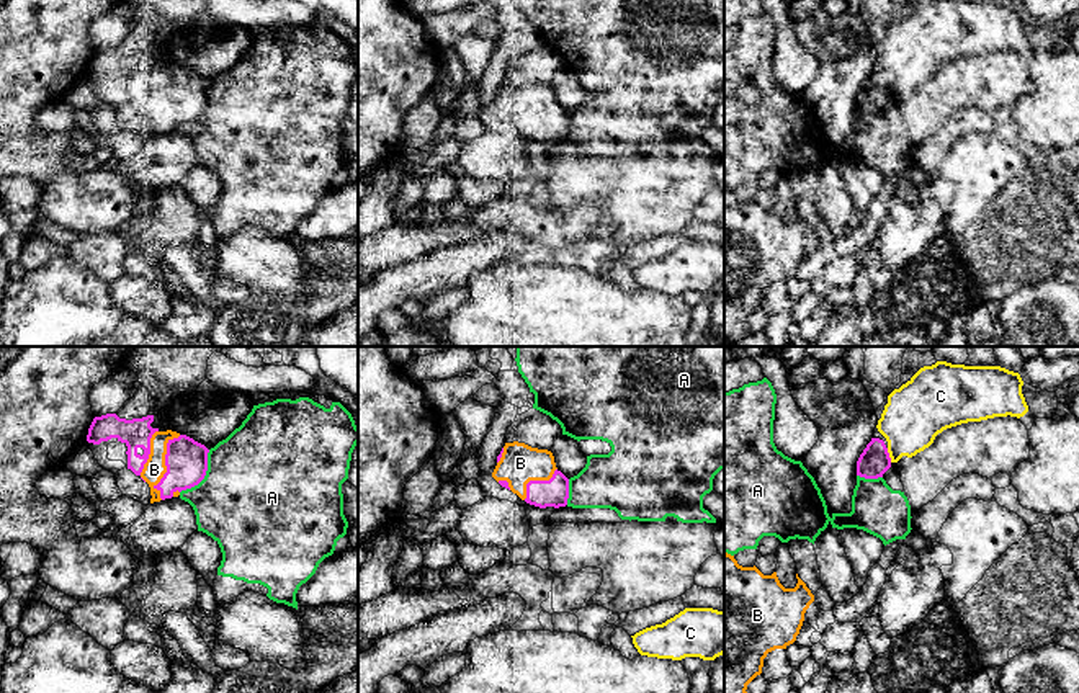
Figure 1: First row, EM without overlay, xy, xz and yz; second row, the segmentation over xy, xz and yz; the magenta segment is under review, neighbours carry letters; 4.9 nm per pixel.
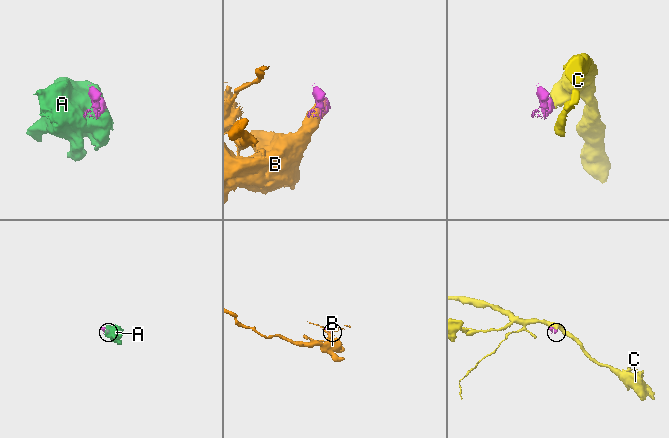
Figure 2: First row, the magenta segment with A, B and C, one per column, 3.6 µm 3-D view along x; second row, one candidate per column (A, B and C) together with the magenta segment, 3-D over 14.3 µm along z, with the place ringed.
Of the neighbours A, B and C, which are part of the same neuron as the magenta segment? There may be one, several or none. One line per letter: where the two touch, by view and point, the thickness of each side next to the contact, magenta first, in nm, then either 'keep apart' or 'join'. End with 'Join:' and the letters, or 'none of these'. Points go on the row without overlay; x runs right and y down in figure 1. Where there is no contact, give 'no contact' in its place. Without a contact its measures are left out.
A: xy (205, 108) | 200/500 nm | keep apart
B: xy (165, 98) | 200/110 nm | join
C: yz (888, 89) | 150/300 nm | join
Join: B, C

